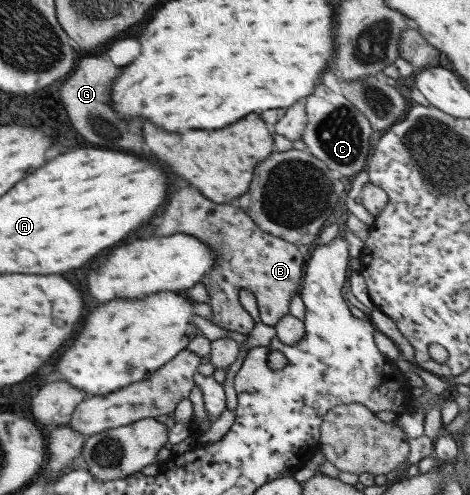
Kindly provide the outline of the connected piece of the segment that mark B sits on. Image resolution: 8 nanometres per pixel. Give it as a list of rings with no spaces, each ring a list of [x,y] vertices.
[[[174,188],[170,192],[166,208],[160,214],[160,224],[154,228],[154,236],[170,236],[178,232],[198,238],[216,254],[214,267],[200,279],[209,290],[208,304],[212,315],[208,320],[212,324],[245,335],[252,331],[256,322],[242,307],[238,299],[240,290],[254,294],[260,322],[266,326],[275,327],[289,314],[290,299],[300,292],[307,261],[296,245],[263,231],[236,204],[212,204],[192,188]]]

